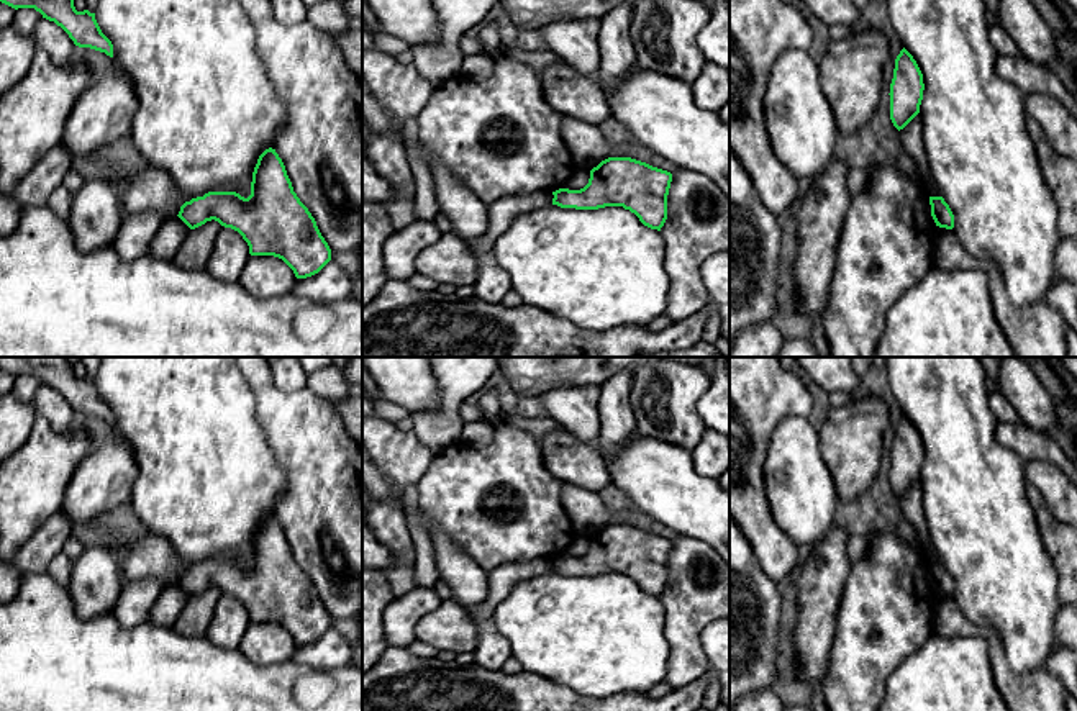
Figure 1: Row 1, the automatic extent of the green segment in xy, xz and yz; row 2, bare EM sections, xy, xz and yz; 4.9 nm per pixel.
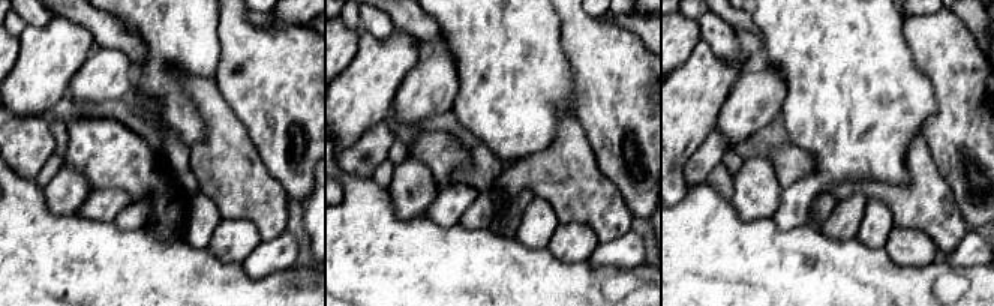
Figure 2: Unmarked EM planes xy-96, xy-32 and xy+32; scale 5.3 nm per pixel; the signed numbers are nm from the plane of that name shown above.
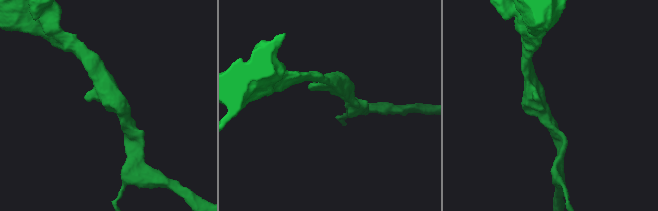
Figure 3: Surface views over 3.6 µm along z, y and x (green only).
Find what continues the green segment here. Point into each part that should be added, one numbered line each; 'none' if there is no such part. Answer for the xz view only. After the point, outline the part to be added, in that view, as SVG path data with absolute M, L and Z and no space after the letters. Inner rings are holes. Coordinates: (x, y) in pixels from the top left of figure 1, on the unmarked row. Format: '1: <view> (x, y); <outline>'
none

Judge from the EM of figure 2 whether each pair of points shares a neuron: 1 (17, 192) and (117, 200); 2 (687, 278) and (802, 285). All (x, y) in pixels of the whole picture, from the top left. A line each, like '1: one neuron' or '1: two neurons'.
1: two neurons
2: one neuron

